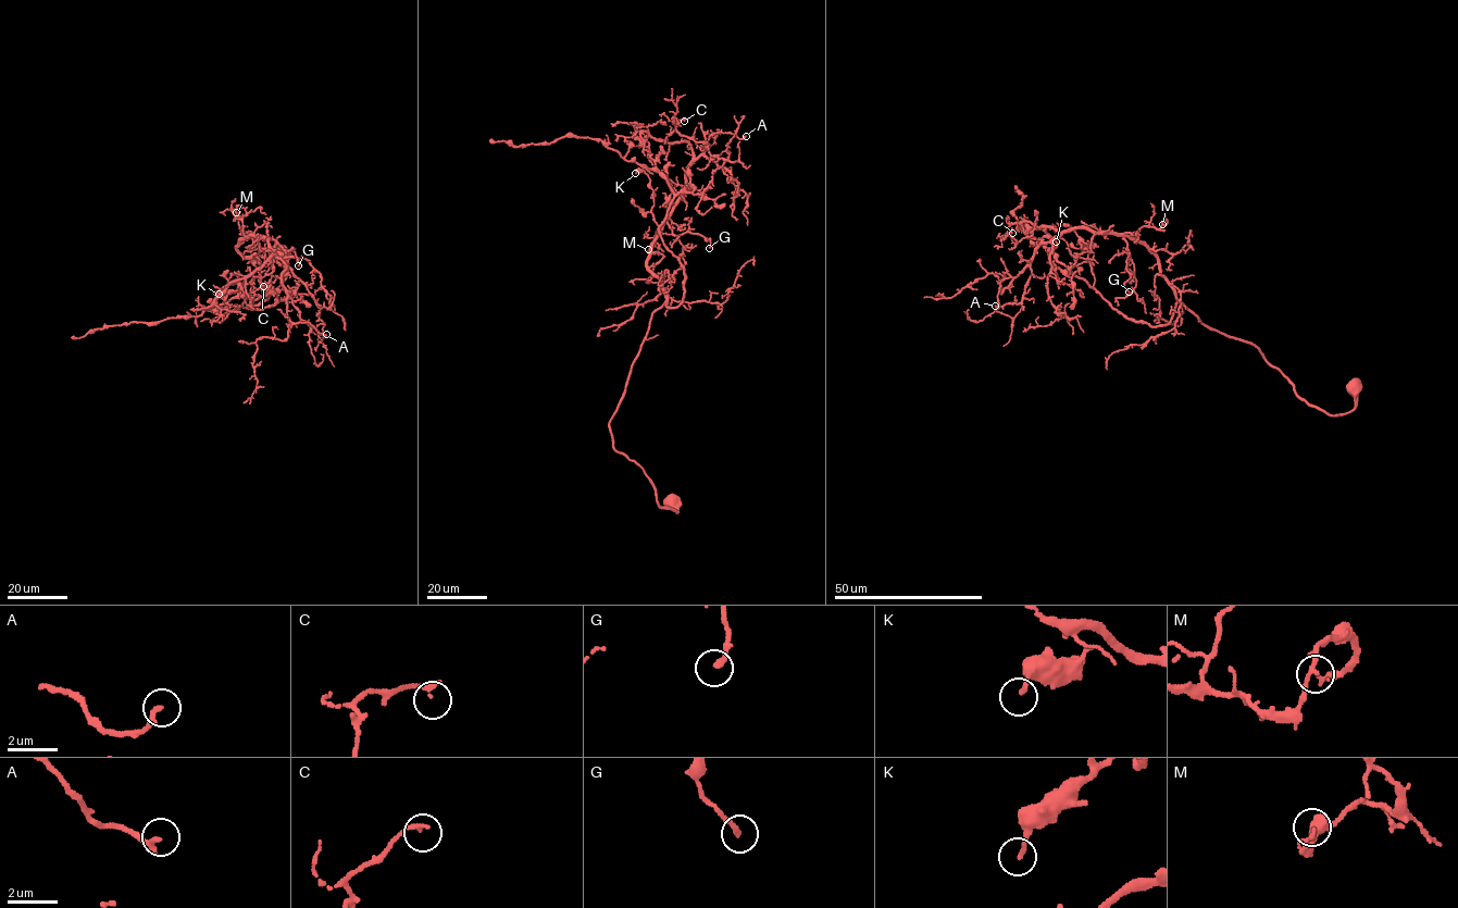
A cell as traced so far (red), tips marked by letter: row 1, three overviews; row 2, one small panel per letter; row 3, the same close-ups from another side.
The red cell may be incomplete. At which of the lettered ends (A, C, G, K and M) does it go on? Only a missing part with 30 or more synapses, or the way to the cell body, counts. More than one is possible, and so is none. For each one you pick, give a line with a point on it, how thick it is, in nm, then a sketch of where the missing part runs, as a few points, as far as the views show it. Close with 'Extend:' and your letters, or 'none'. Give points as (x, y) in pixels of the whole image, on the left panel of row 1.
A: Place: (326, 334). Thickness 240 nm. Course of what is missing: (326, 334), (331, 335), (333, 344), (356, 341), (356, 337)
Extend: A

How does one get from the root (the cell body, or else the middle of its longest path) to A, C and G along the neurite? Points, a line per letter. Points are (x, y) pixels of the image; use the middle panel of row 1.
A: (670, 499), (676, 512), (614, 449), (609, 422), (665, 301), (647, 257), (686, 166), (714, 133), (746, 136)
C: (670, 499), (676, 512), (609, 427), (665, 301), (647, 257), (685, 189), (690, 146), (664, 142), (684, 121)
G: (670, 499), (676, 512), (614, 449), (609, 422), (665, 301), (647, 264), (659, 231), (667, 220), (709, 248)

